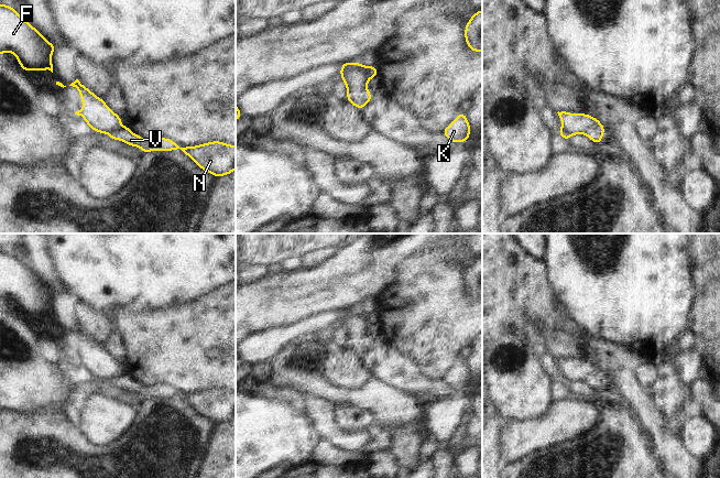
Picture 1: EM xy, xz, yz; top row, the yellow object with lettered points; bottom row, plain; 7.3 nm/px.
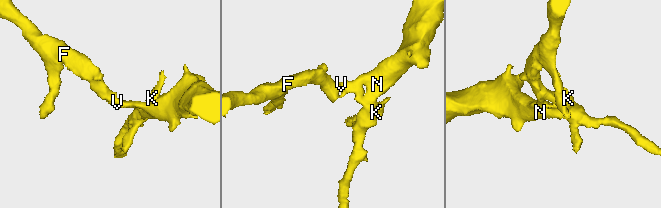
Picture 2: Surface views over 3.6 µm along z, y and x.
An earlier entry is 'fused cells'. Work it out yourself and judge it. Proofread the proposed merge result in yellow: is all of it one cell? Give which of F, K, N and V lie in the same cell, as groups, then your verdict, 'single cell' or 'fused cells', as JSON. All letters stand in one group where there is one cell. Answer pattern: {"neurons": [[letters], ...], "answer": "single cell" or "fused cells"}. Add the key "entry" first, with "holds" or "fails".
{"entry": "holds", "neurons": [["F"], ["K", "N", "V"]], "answer": "fused cells"}

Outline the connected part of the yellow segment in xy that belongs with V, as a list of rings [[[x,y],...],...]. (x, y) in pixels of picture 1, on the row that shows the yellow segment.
[[[129,126],[111,131],[108,135],[112,140],[126,142],[129,146],[139,146],[143,153],[181,150],[203,171],[215,177],[229,175],[236,170],[236,145],[218,140],[195,146],[179,146],[168,138],[143,139],[133,133]]]

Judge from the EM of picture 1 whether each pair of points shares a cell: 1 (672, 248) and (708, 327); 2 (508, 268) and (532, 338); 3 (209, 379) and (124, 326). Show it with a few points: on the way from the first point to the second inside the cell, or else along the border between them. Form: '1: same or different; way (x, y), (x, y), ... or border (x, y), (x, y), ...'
1: different; border (691, 272), (694, 305), (687, 322)
2: same; way (508, 285), (517, 296), (522, 321)
3: same; way (188, 358), (176, 346), (162, 346), (145, 334)

